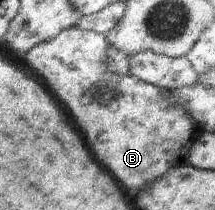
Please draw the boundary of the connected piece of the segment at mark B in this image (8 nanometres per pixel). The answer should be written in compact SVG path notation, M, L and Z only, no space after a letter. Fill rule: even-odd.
M74 26L31 47L25 52L24 65L46 83L56 101L64 103L92 155L116 183L124 189L140 189L171 167L187 165L186 156L196 134L189 115L169 101L167 90L134 76L112 73L105 64L108 46L102 34Z

